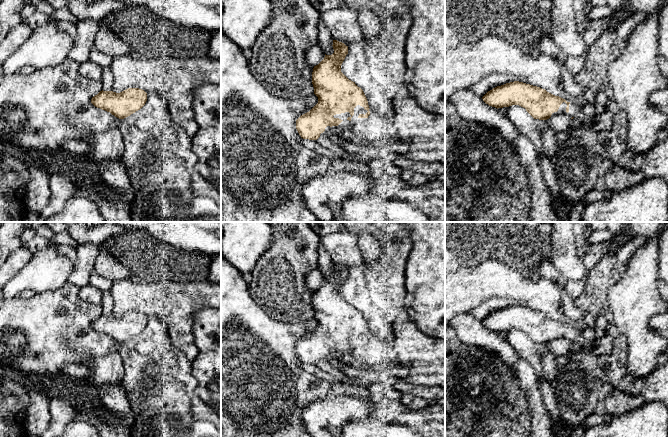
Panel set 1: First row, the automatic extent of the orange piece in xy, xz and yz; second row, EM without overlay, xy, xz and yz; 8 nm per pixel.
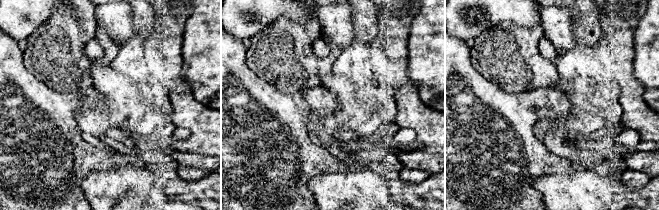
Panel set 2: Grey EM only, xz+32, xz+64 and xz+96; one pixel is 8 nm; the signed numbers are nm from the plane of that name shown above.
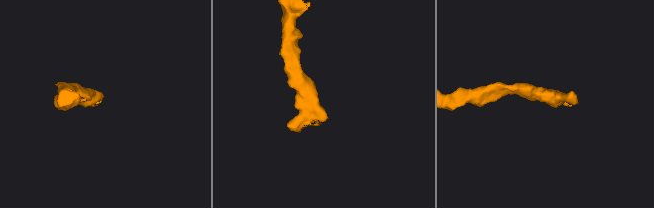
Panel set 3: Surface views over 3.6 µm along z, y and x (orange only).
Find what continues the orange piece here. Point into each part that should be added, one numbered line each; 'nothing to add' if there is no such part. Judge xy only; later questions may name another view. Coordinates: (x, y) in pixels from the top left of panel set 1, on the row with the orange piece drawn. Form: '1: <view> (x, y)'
nothing to add

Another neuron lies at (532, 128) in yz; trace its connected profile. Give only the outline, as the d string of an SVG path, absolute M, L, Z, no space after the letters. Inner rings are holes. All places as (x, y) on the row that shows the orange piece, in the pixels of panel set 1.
M519 105L507 107L508 112L505 115L519 133L530 139L539 156L543 155L542 131L548 127L547 120L534 119L525 108Z

